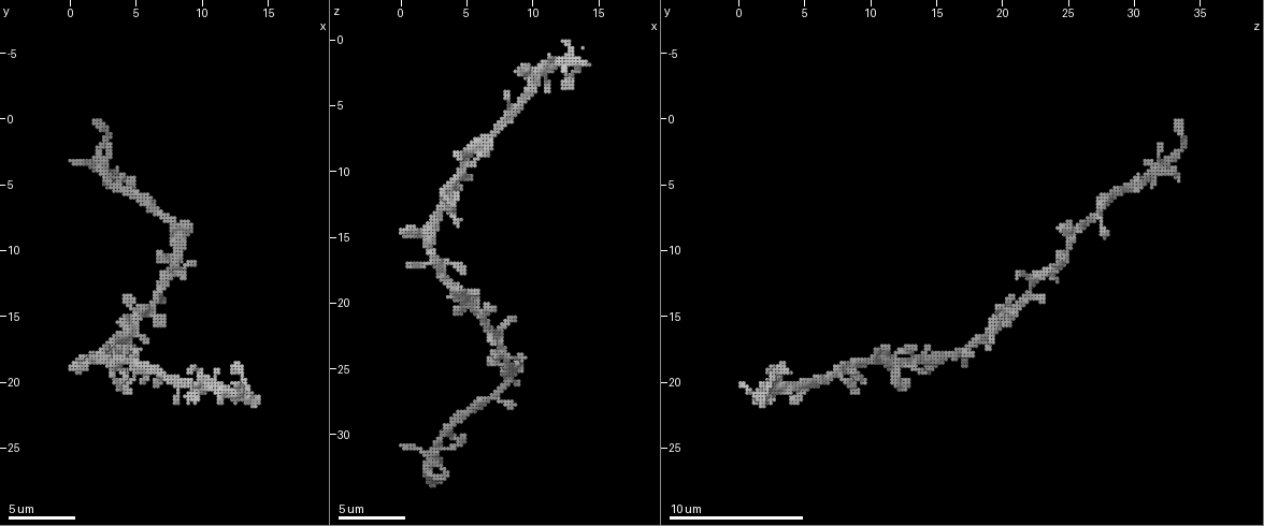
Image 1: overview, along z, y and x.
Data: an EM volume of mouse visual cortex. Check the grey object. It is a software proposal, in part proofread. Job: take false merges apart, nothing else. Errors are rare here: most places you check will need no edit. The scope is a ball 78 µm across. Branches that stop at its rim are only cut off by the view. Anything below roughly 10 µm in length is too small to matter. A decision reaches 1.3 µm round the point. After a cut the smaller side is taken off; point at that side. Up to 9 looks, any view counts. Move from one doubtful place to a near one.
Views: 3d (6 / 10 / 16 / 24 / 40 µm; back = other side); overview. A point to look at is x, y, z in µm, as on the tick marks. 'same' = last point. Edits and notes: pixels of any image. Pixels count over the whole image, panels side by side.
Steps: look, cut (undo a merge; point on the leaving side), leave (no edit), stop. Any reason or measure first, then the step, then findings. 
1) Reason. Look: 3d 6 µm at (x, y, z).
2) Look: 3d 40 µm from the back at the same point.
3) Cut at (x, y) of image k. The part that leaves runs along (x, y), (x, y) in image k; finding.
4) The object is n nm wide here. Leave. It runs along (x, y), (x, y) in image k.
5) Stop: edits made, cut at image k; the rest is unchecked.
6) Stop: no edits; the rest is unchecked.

Side arm on a straight run. Look: 3d 10 µm at (7.0, 19.4, 7.0).

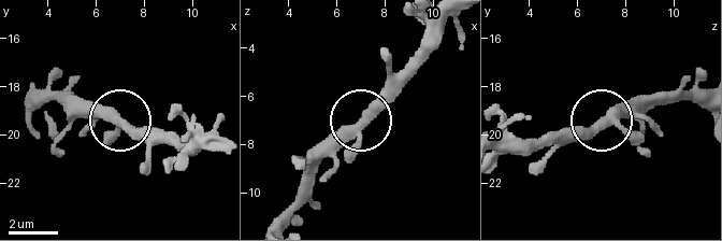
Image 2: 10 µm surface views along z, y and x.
Leave. It runs along (701, 94), (651, 94), (621, 104), (583, 128), (549, 130) in image 2; all the same neuron.

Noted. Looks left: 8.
Calibre changes. Look: 3d 10 µm at (7.0, 12.8, 22.2).

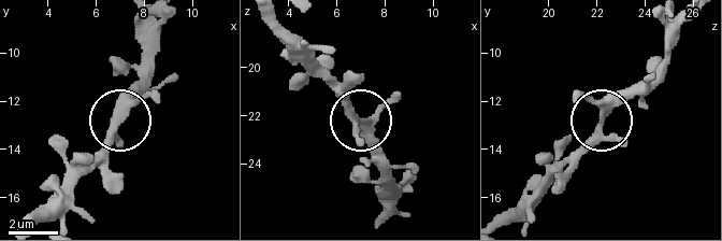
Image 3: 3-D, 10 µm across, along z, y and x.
Leave. Continuous, no second neuron.

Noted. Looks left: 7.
Look: 3d 6 µm at (4.2, 17.0, 19.0).

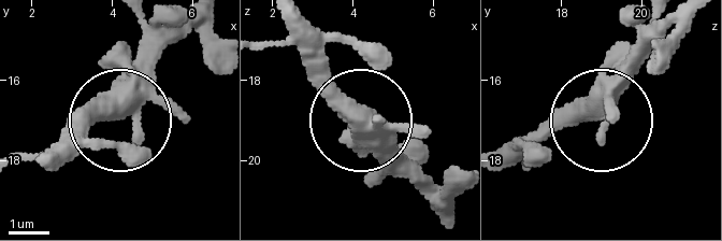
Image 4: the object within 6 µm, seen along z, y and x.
Leave. It runs along (346, 113), (288, 44) in image 4; continuous, no second neuron.

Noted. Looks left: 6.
Three-way junction. Look: 3d 10 µm at (7.8, 7.8, 26.2).

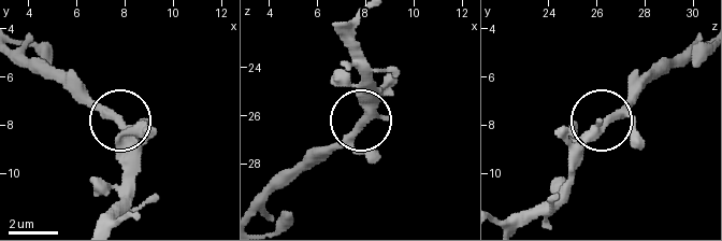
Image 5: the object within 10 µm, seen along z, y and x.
3 arms meet here. Leave. It runs along (529, 223), (567, 182), (583, 139), (637, 91) in image 5; one neuron here.

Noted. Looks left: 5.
Stop: no edits; the rest is unchecked.

